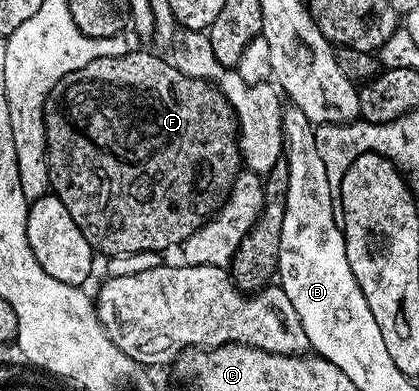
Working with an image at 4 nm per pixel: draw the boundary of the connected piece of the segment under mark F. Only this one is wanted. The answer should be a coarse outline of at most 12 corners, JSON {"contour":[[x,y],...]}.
{"contour":[[129,50],[43,106],[96,253],[182,245],[239,177],[216,85]]}

